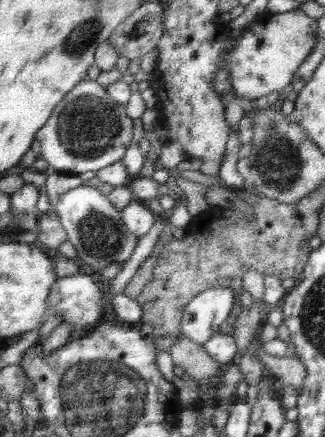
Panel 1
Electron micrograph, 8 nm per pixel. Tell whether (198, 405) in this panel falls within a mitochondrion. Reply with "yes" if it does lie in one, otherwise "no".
no

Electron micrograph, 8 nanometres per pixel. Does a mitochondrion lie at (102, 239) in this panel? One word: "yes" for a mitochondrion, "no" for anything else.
yes

